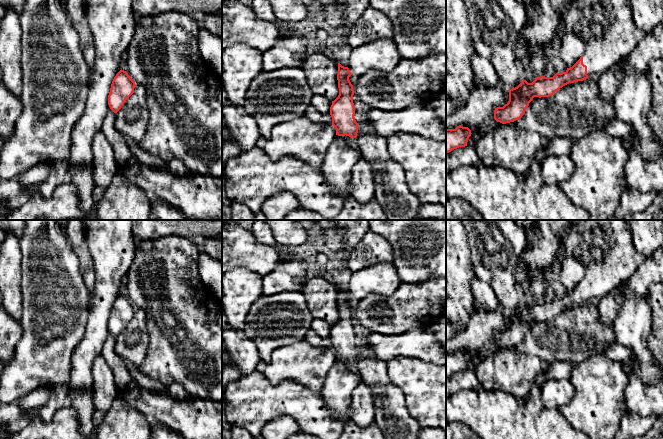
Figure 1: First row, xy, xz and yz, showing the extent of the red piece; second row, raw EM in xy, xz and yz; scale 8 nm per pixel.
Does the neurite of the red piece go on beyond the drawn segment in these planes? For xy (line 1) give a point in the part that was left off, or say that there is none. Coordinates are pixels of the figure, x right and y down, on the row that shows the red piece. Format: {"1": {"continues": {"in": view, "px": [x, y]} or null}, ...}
{"1": {"continues": null}}

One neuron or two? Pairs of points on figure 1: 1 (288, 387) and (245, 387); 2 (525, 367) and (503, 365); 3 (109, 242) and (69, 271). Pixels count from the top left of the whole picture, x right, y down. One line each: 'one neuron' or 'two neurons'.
1: one neuron
2: one neuron
3: two neurons

